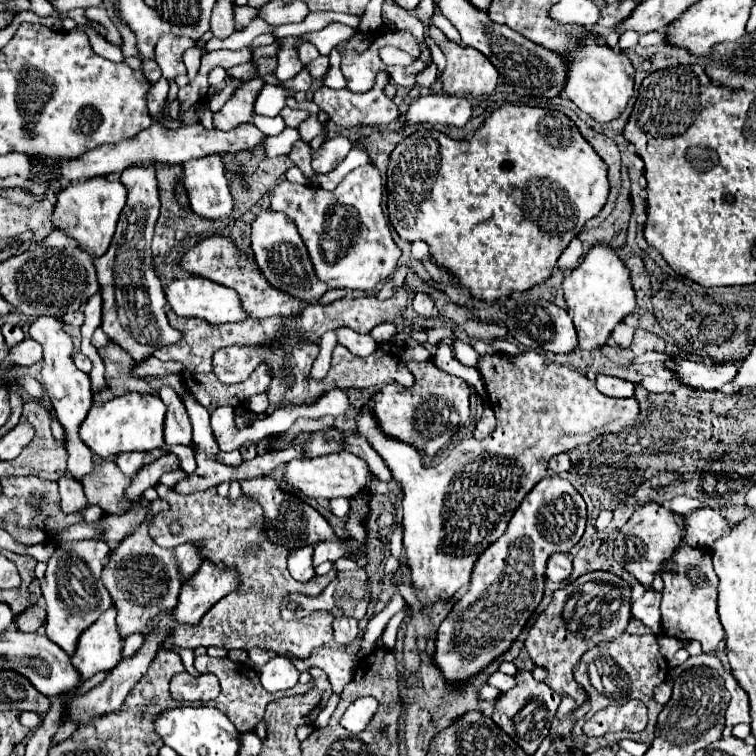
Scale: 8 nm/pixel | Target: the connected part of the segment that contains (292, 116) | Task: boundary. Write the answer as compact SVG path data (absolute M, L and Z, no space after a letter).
M283 107L281 113L279 113L283 119L285 119L285 125L287 127L299 127L299 123L303 119L307 119L307 111L301 111L301 109L291 109L291 107Z

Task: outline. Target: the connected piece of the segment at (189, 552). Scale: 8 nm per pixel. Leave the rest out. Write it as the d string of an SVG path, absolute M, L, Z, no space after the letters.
M177 545L173 551L175 551L177 565L179 565L179 575L183 579L193 577L193 573L197 573L199 565L203 563L203 557L201 557L201 553L197 553L197 547L195 545Z

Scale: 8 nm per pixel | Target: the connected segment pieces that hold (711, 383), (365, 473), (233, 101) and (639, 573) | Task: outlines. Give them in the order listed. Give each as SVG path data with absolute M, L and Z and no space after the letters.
M673 357L673 365L669 369L679 379L679 383L689 389L715 391L735 377L731 375L731 365L735 363L727 361L723 365L703 365L703 363L695 363L689 359Z
M337 451L337 453L315 457L315 459L293 459L285 465L283 479L293 493L301 493L305 497L315 497L315 499L319 499L319 497L323 497L323 499L333 499L333 497L351 499L359 491L363 491L367 485L371 485L371 481L373 481L367 463L349 451Z
M251 79L245 85L241 85L233 93L233 97L223 105L223 109L213 115L213 125L221 131L231 131L237 125L249 123L253 119L255 99L263 85L265 85L263 79Z
M647 503L637 509L631 519L623 525L615 539L615 559L629 571L641 585L649 587L653 575L661 563L665 563L675 549L681 545L681 527L675 521L675 515L661 507L659 503Z

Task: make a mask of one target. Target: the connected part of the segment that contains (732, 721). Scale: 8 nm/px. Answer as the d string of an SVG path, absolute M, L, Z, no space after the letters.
M727 673L727 677L725 677L725 685L727 685L727 691L731 693L731 703L725 711L727 725L733 727L737 723L751 723L749 699L747 699L747 693L743 691L743 687L735 681L735 677L731 673Z

